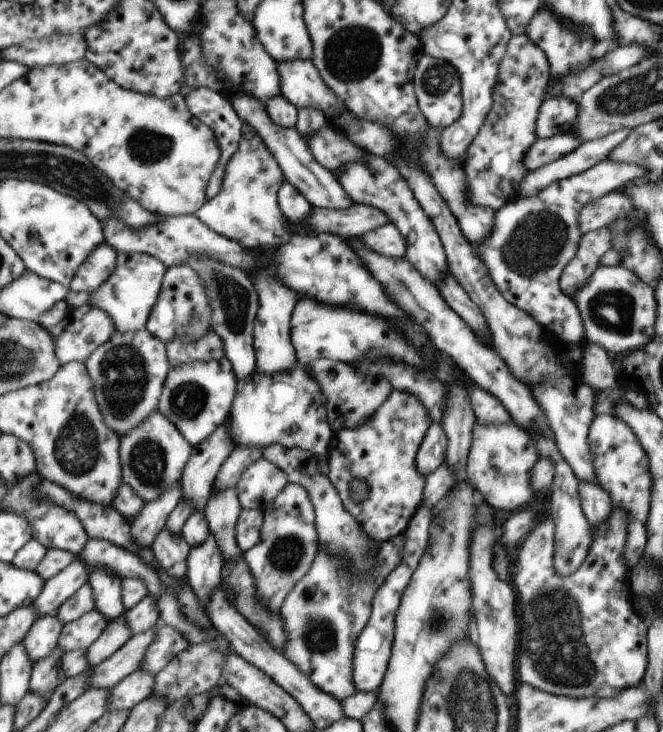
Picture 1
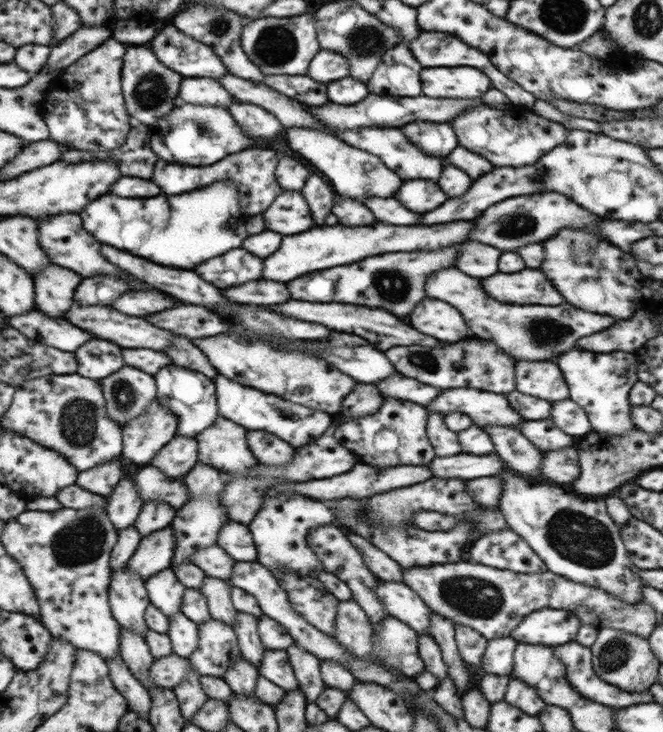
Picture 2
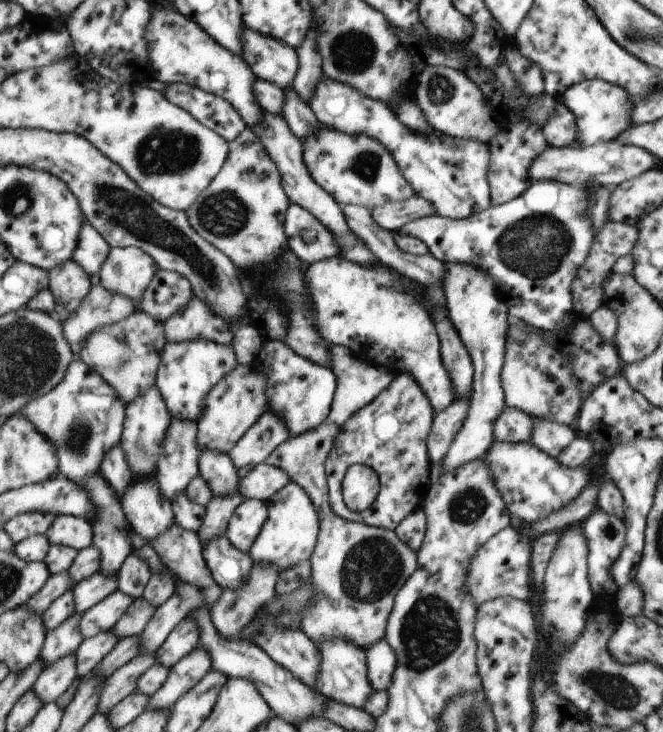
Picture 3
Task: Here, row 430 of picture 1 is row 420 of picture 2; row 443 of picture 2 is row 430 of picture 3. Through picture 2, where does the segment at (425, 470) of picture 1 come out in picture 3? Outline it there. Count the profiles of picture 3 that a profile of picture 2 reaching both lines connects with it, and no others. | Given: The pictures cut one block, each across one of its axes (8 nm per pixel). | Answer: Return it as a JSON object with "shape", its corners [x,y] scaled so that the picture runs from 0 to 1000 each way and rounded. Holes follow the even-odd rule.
{"shape":[[[706,546],[682,549],[667,566],[658,566],[644,600],[644,620],[650,635],[664,633],[676,619],[706,563]]]}

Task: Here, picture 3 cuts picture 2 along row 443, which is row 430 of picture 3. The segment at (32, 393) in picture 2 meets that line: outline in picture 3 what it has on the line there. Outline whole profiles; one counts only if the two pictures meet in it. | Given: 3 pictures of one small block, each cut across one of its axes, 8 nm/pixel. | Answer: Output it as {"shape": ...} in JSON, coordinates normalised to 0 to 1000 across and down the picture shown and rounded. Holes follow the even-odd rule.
{"shape":[[[121,489],[106,496],[100,515],[71,538],[62,540],[26,566],[39,568],[59,593],[87,616],[89,645],[101,656],[127,660],[152,643],[163,617],[183,602],[190,579],[189,555],[178,538]]]}

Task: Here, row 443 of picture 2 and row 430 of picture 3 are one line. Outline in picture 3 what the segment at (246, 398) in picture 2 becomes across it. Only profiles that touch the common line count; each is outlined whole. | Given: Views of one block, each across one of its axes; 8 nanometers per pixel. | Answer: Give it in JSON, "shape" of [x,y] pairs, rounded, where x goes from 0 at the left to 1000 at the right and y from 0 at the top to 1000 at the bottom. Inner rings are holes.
{"shape":[[[412,463],[398,467],[392,478],[392,497],[403,518],[403,563],[415,564],[427,575],[437,597],[460,593],[492,574],[507,533],[504,511],[495,503],[445,484],[428,466]]]}

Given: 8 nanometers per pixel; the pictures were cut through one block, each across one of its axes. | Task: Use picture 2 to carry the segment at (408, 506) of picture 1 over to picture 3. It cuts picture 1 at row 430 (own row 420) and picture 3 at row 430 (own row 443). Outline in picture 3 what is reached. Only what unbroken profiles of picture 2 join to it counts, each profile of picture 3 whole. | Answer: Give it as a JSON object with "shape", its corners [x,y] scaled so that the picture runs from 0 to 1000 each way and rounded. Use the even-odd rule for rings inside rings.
{"shape":[[[615,511],[597,514],[597,519],[576,538],[570,538],[570,544],[564,549],[558,549],[552,557],[546,557],[528,568],[522,578],[513,582],[490,630],[490,648],[493,649],[501,698],[525,712],[596,727],[603,713],[608,713],[609,708],[614,708],[638,689],[652,664],[652,635],[644,620],[644,600],[652,583],[652,571],[655,571],[655,560],[652,560],[646,544],[637,538],[630,525]],[[534,634],[546,634],[564,642],[575,663],[569,683],[548,699],[526,697],[517,686],[514,672],[520,645]]]}

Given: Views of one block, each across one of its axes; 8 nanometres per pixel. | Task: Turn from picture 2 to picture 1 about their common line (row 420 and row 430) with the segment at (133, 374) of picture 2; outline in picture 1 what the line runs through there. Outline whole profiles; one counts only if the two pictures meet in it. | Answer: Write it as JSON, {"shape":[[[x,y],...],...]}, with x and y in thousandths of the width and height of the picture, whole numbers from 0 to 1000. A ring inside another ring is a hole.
{"shape":[[[223,449],[207,452],[193,452],[183,455],[173,452],[166,464],[151,471],[128,493],[131,505],[139,515],[143,530],[143,545],[148,549],[154,568],[163,585],[167,585],[179,597],[184,598],[190,592],[196,592],[204,582],[229,564],[238,560],[241,540],[244,538],[246,525],[256,505],[258,493],[252,484],[252,474],[247,466],[243,466],[235,458],[231,458]]]}

